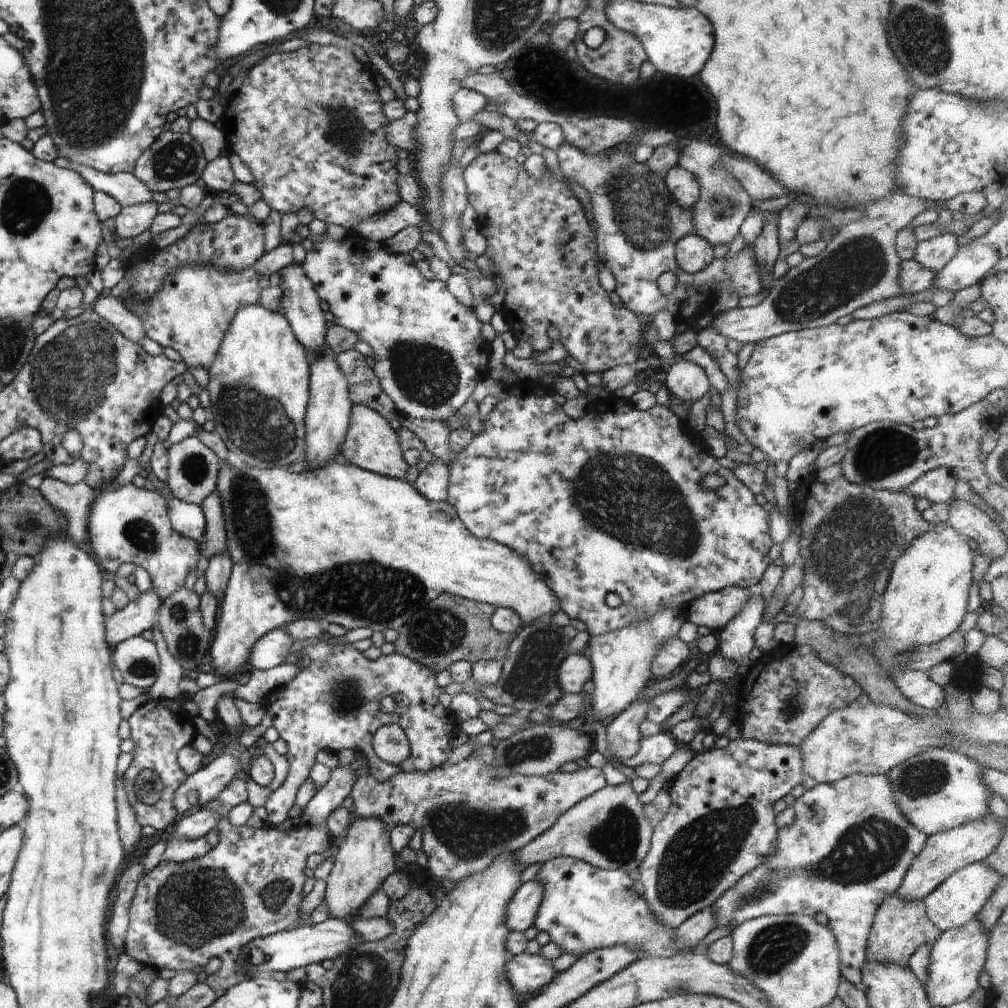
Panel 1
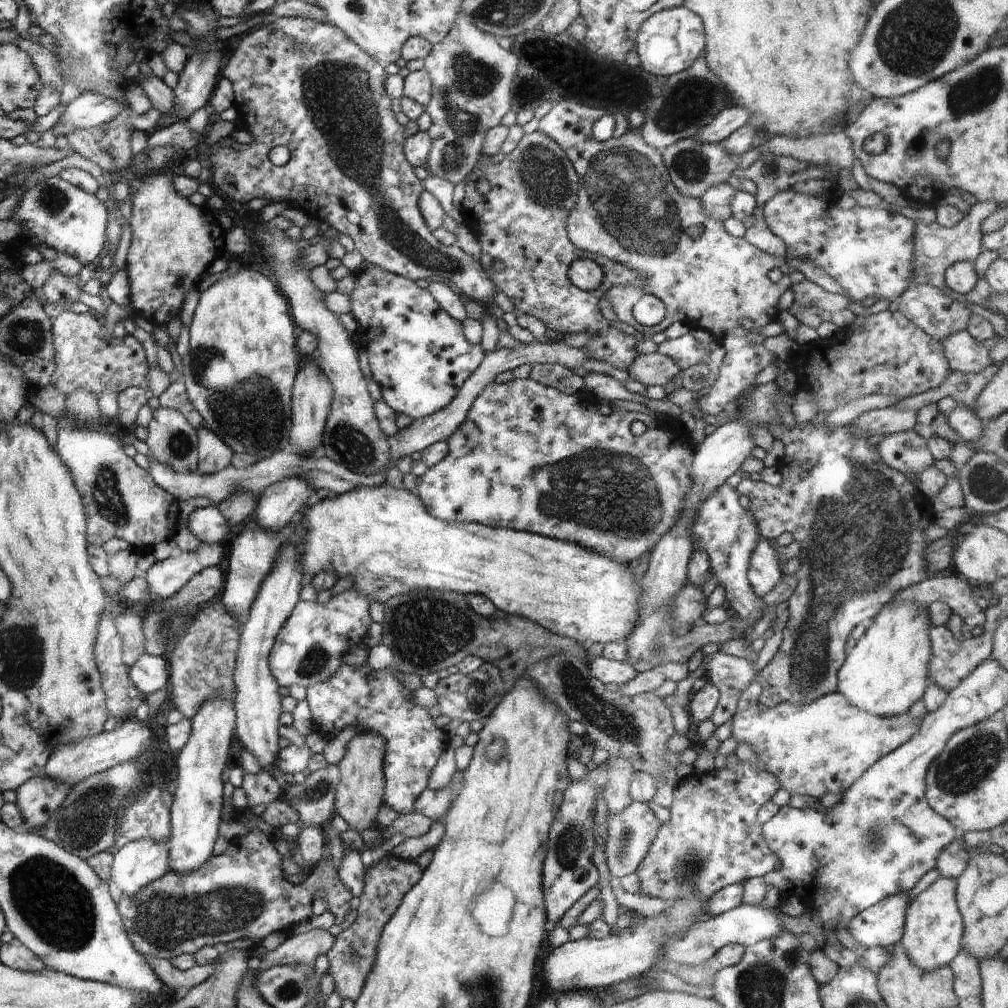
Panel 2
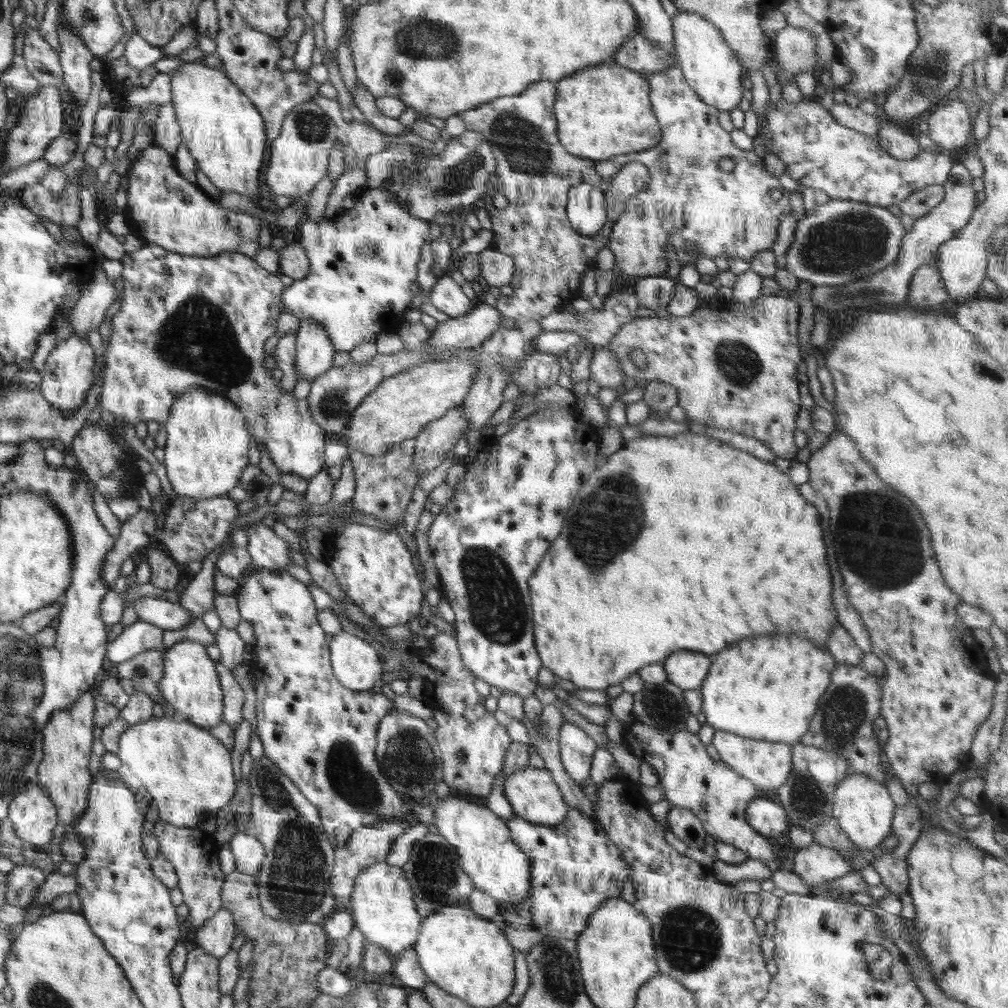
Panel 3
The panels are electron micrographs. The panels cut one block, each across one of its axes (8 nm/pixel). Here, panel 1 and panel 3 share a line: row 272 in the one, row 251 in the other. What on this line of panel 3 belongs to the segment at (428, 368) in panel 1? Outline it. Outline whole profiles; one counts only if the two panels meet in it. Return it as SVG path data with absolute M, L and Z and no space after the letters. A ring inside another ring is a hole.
M384 185L371 189L371 193L366 193L364 189L360 191L360 195L355 198L354 207L343 211L335 219L324 220L321 222L313 222L309 218L305 218L301 223L303 237L301 244L306 251L309 258L310 268L309 273L300 280L295 280L292 285L286 287L281 296L281 305L283 311L292 310L292 314L297 316L300 320L318 321L328 333L330 340L333 342L334 348L340 352L350 352L353 348L360 346L360 343L375 342L376 336L382 332L396 332L406 324L404 321L404 314L408 310L412 298L416 296L419 289L419 282L417 281L417 266L420 262L420 255L422 247L426 244L431 244L430 238L430 222L420 220L420 218L412 217L408 214L408 209L400 202L394 195L391 195Z

